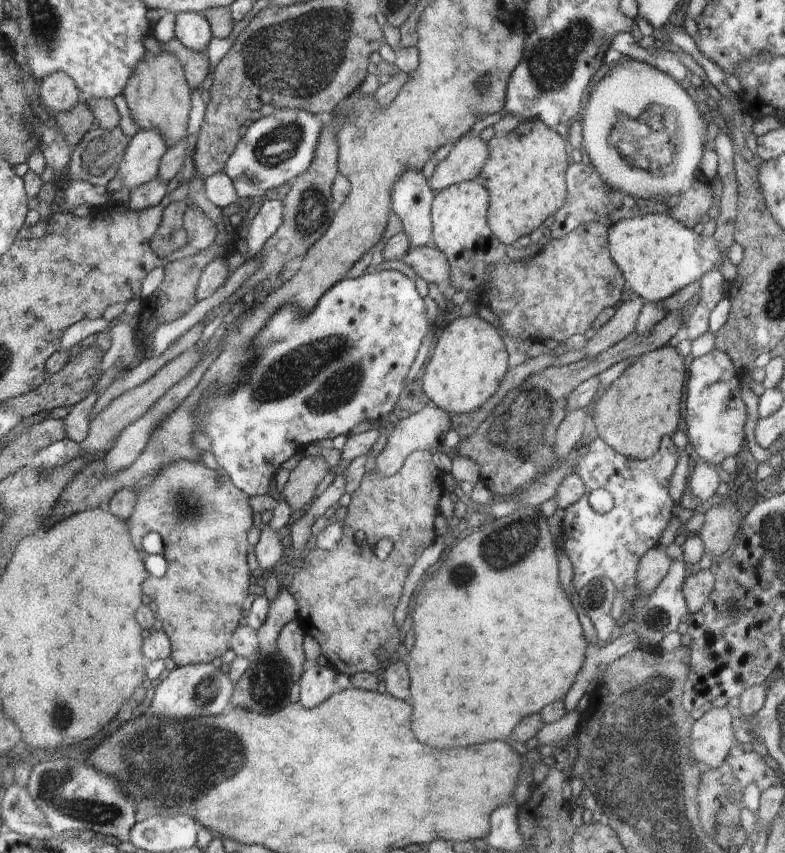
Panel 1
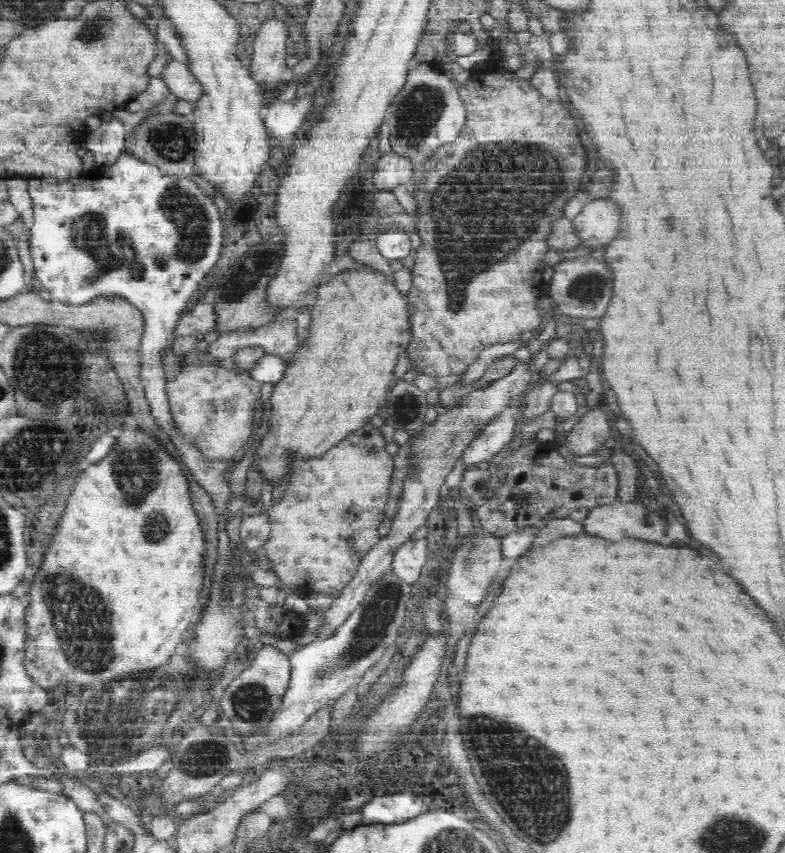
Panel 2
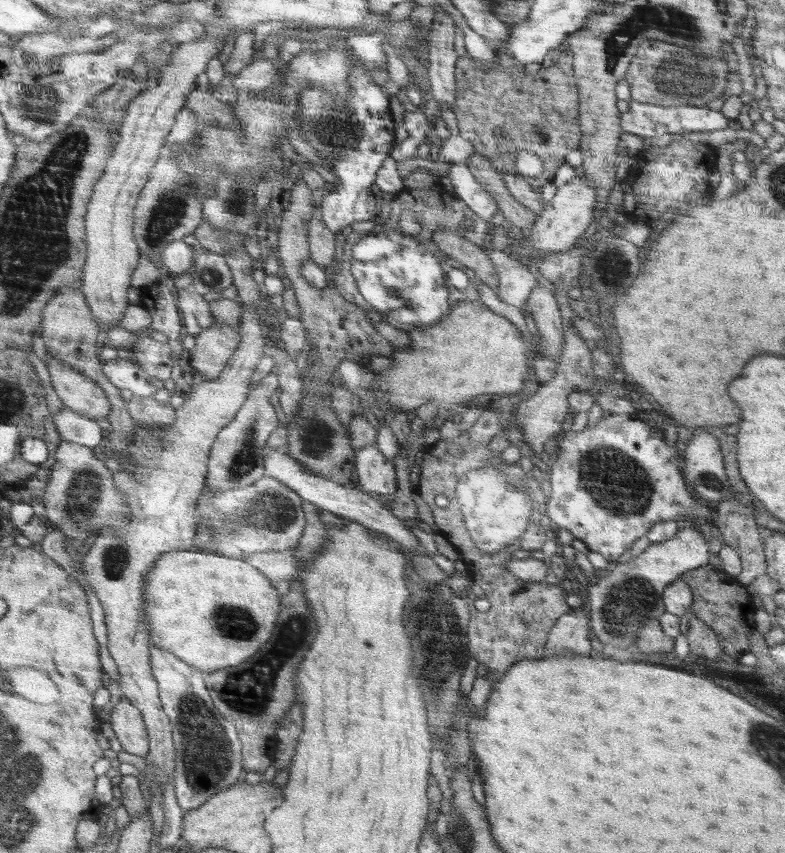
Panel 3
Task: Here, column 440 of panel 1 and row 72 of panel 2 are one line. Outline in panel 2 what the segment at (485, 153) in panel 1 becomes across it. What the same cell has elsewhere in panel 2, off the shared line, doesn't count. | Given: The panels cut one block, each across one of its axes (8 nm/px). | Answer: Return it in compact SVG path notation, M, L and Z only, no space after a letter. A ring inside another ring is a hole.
M172 60L166 64L159 77L166 82L171 94L179 100L195 101L202 94L202 85L199 80L182 62Z

